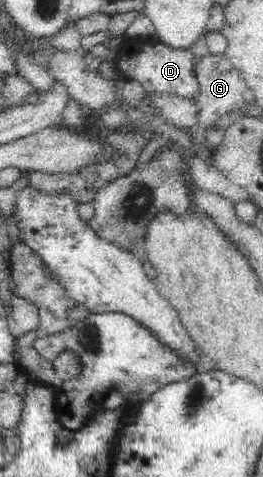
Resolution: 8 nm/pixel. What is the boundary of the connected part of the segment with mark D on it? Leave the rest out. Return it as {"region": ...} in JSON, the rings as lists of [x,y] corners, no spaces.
{"region":[[[163,44],[151,45],[151,49],[139,49],[137,53],[129,55],[125,65],[121,63],[121,71],[139,81],[145,91],[157,91],[157,94],[167,92],[183,98],[193,98],[199,91],[196,78],[191,75],[191,61],[190,51],[177,51]]]}

